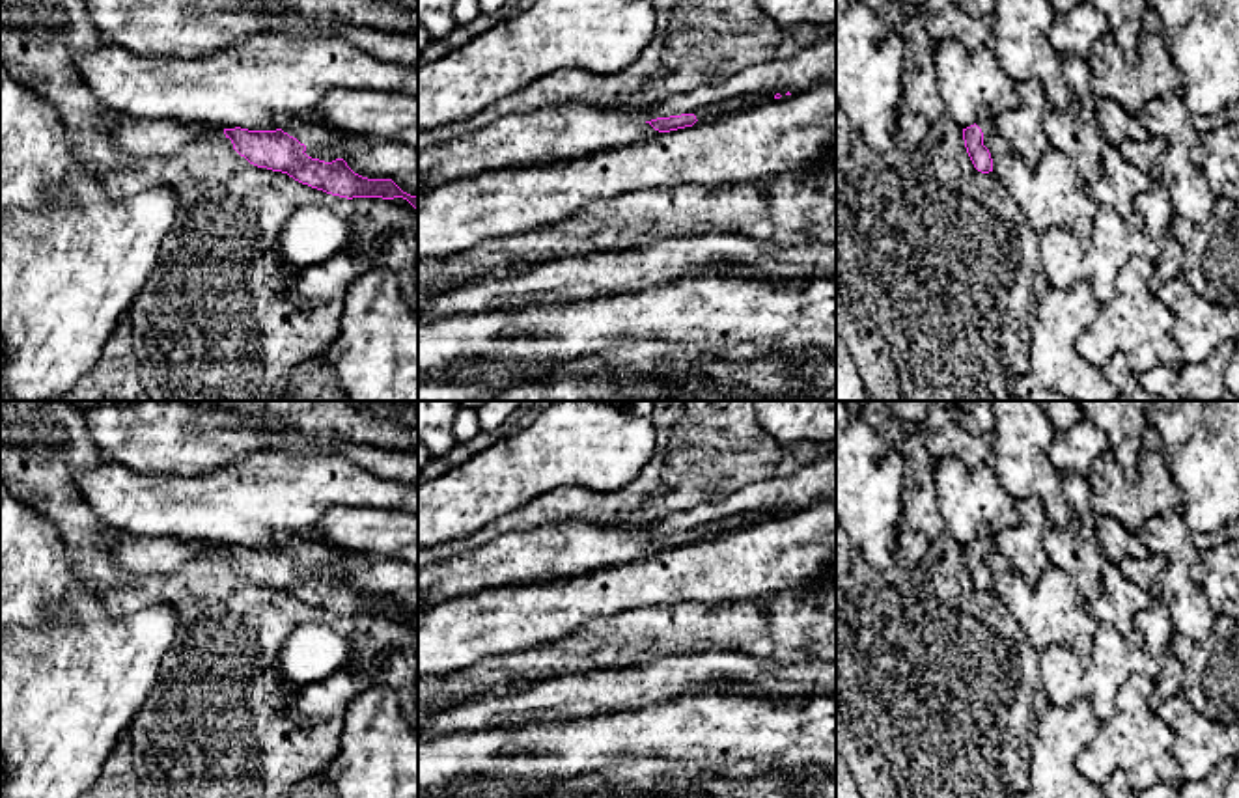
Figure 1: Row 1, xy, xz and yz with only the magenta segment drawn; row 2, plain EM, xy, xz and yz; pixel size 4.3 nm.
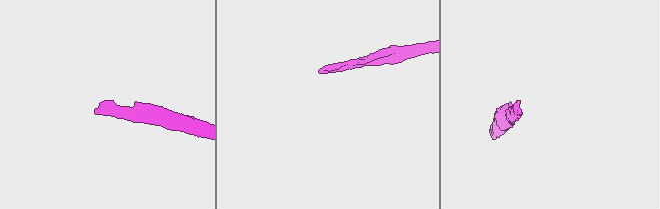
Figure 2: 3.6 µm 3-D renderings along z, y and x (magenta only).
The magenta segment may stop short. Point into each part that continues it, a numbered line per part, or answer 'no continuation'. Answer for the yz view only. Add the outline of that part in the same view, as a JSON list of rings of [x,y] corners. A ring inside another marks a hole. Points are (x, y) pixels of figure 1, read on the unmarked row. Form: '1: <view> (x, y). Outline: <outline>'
1: yz (984, 537). Outline: [[[981,524],[976,535],[976,543],[981,546],[983,552],[987,552],[995,548],[993,537],[995,533],[991,531],[991,528]]]

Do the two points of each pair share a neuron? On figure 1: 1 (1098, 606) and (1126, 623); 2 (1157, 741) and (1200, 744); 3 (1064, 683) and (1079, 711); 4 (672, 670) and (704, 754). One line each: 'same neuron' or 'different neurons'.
1: same neuron
2: different neurons
3: different neurons
4: different neurons

